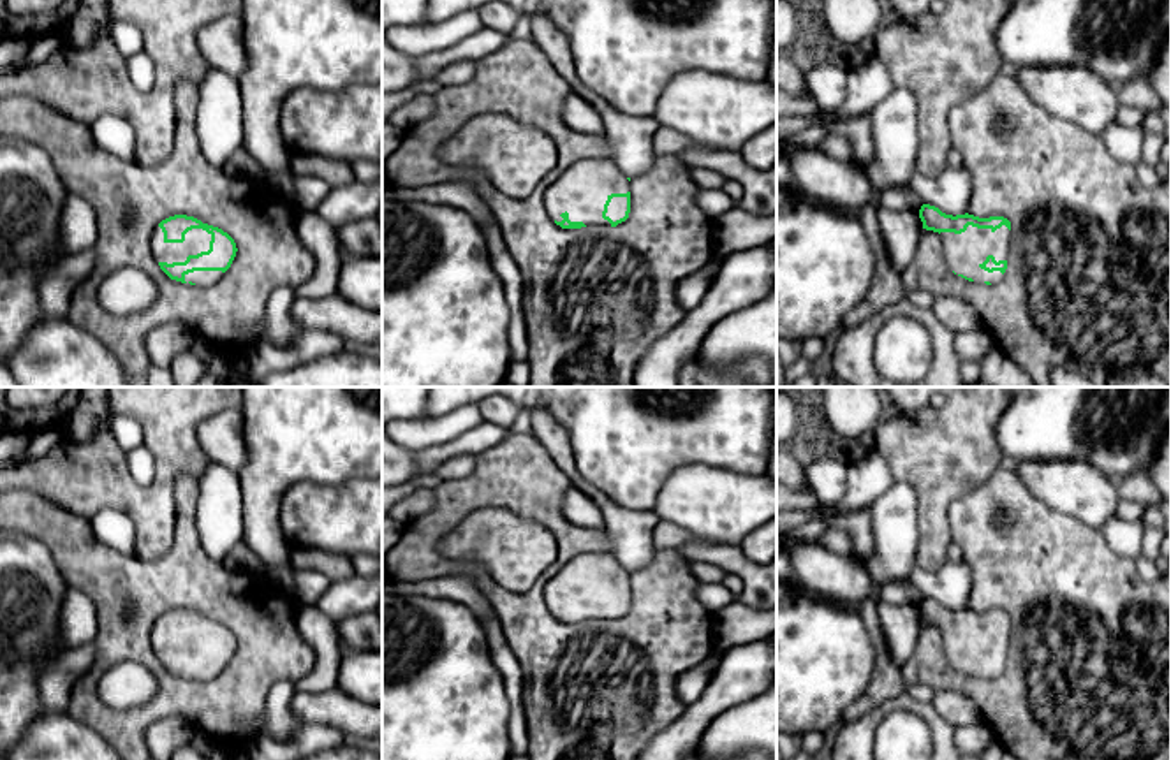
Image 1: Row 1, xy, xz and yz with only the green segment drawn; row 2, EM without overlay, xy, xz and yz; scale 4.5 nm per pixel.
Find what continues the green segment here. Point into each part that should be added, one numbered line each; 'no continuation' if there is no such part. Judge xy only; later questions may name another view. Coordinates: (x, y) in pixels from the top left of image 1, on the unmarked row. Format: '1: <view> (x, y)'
1: xy (196, 634)

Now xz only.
1: xz (581, 584)

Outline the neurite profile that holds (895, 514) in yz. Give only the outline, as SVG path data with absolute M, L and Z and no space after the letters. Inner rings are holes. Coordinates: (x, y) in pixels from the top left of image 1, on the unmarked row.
M895 480L870 507L873 554L865 570L879 588L909 579L916 568L919 535L919 494L909 484Z

